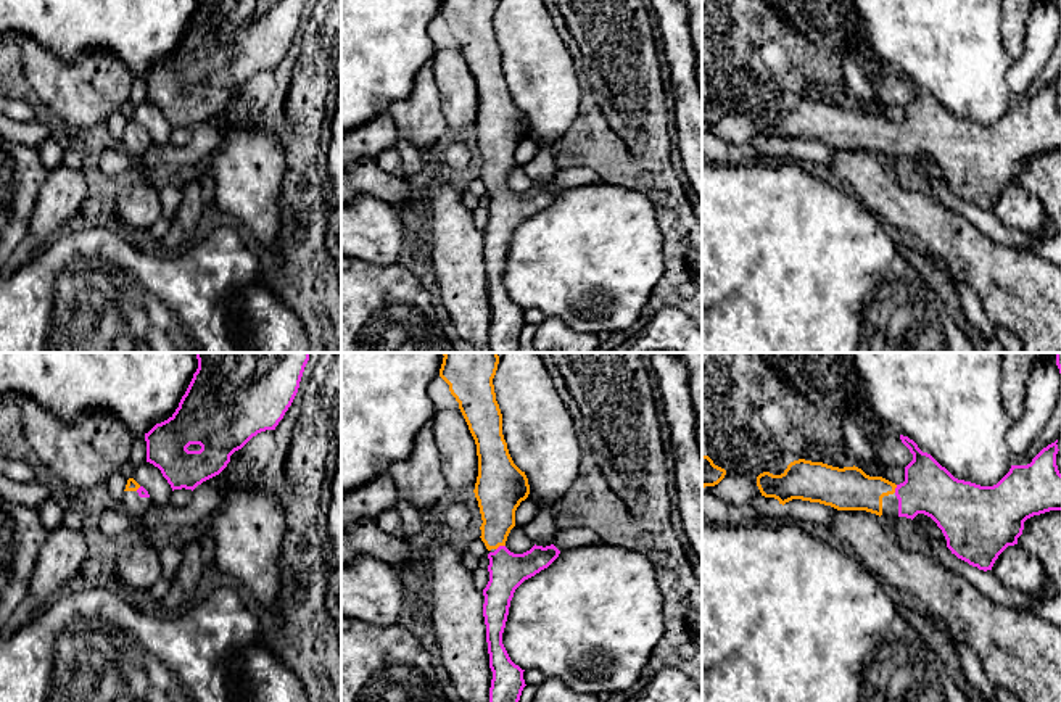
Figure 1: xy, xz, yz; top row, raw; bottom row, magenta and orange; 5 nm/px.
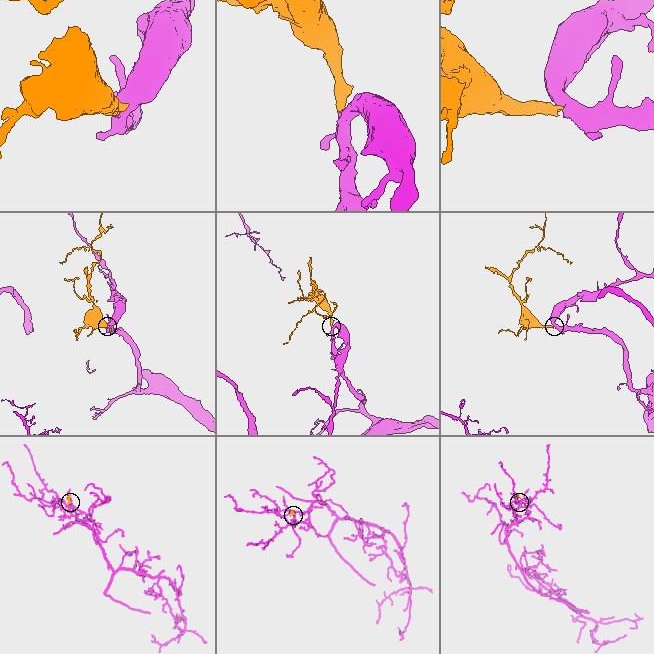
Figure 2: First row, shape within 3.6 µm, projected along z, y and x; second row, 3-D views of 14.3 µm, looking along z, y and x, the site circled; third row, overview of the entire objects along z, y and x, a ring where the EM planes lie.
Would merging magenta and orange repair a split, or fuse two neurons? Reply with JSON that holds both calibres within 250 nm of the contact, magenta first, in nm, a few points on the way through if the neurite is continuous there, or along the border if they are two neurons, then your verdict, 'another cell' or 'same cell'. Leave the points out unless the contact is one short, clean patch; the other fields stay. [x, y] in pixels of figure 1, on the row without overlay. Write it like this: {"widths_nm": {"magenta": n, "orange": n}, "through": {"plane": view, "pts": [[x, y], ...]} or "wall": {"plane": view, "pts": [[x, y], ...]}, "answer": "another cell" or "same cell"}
{"widths_nm": {"magenta": 190, "orange": 220}, "through": {"plane": "xz", "pts": [[507, 210], [501, 200], [499, 185], [498, 136]]}, "answer": "same cell"}

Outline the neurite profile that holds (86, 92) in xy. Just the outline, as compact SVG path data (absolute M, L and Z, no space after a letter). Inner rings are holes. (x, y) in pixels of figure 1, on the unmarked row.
M26 34L14 40L39 101L68 126L87 130L127 105L135 72L113 53L89 52L64 64Z

